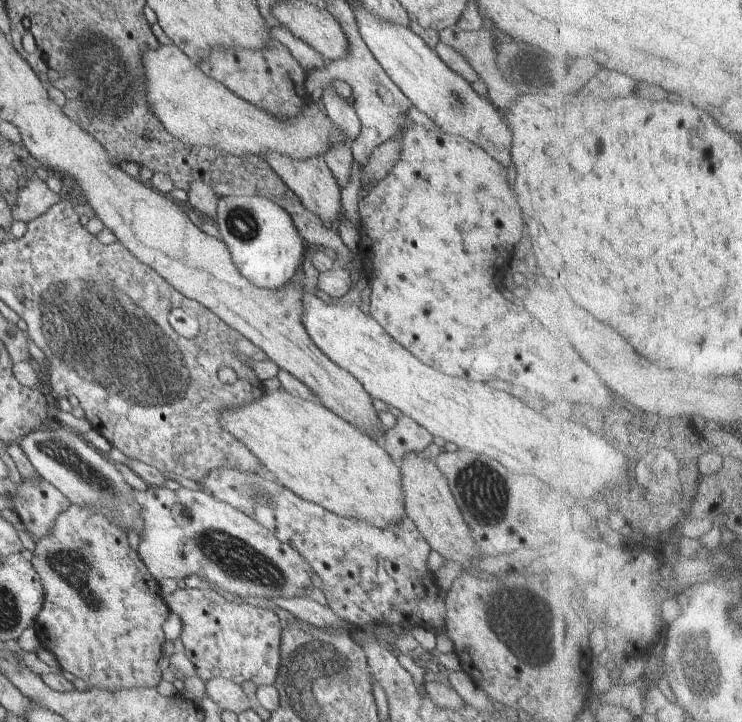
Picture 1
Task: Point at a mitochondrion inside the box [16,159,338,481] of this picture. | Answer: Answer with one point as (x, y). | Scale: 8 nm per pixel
(70, 312)

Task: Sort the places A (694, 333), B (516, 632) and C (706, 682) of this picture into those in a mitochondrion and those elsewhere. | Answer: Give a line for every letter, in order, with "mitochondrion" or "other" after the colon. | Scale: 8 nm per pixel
A: mitochondrion
B: mitochondrion
C: mitochondrion

